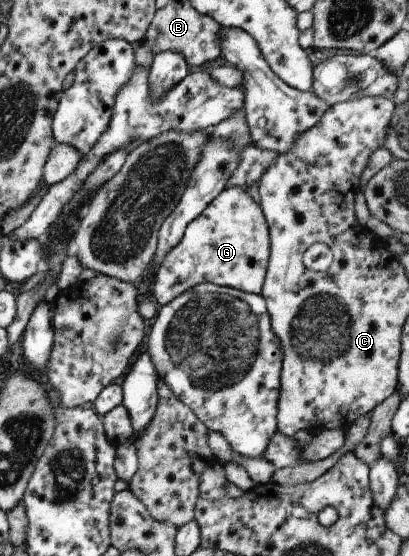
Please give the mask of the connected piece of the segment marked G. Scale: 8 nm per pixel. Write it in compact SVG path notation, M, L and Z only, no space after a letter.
M239 186L223 189L187 224L179 244L165 254L150 280L150 294L160 306L201 283L260 294L269 251L267 223L259 205Z

